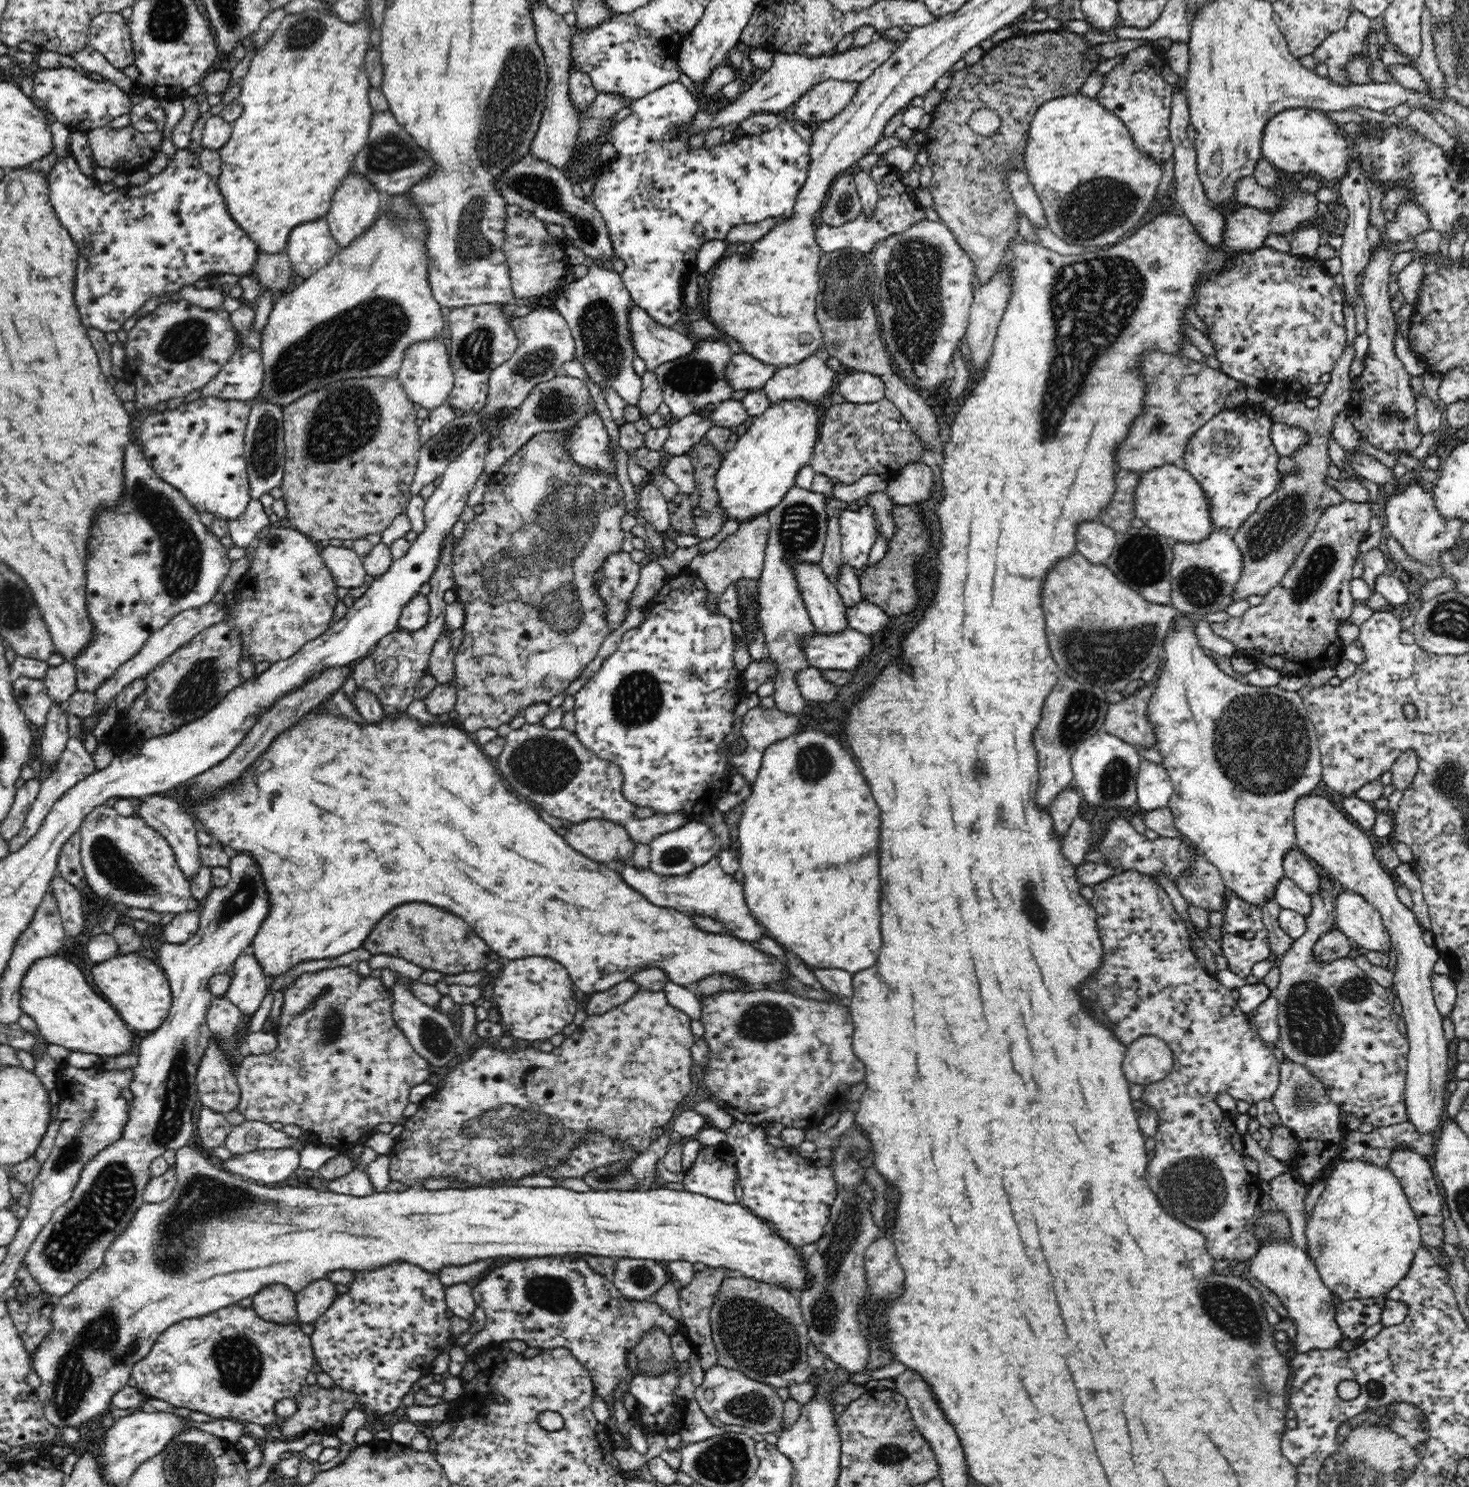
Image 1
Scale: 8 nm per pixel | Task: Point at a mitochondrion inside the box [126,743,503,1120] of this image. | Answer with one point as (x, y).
(235, 904)

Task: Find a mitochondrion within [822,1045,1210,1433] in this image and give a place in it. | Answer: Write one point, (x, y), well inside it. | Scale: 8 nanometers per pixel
(854, 1151)

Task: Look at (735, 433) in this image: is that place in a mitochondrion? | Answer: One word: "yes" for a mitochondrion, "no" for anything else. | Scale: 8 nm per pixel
no

